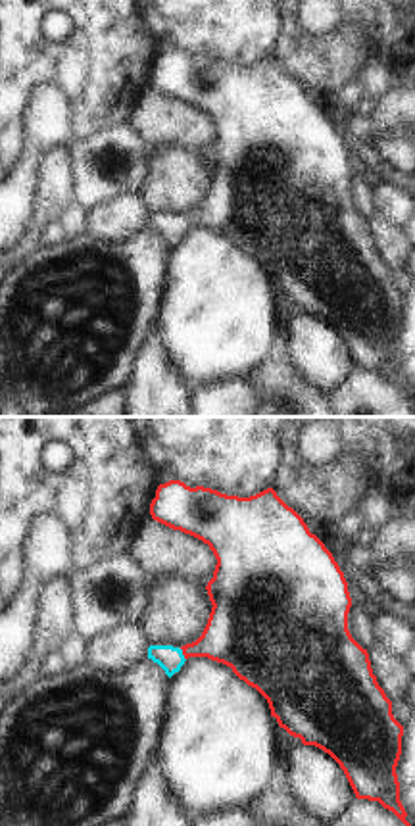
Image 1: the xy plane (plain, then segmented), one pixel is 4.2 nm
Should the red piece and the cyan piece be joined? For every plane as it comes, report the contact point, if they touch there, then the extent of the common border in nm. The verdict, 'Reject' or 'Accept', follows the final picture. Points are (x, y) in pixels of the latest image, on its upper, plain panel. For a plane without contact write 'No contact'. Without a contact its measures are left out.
Touches red at (183, 223). Shared border 60 nm.

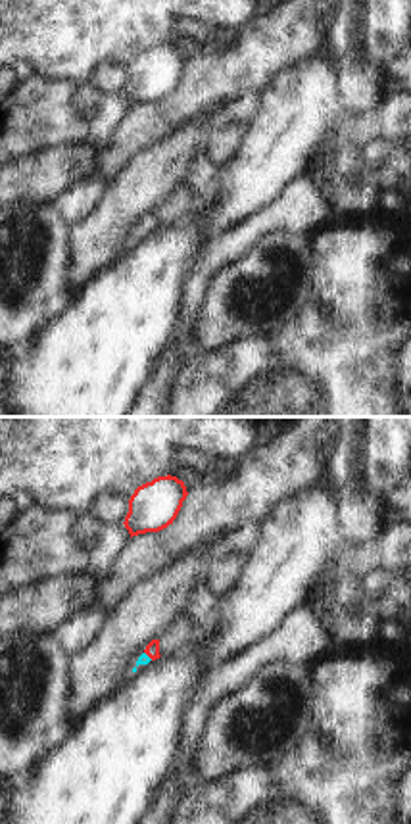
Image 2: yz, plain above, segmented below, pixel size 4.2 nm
Touches red at (148, 225). Shared border 50 nm.

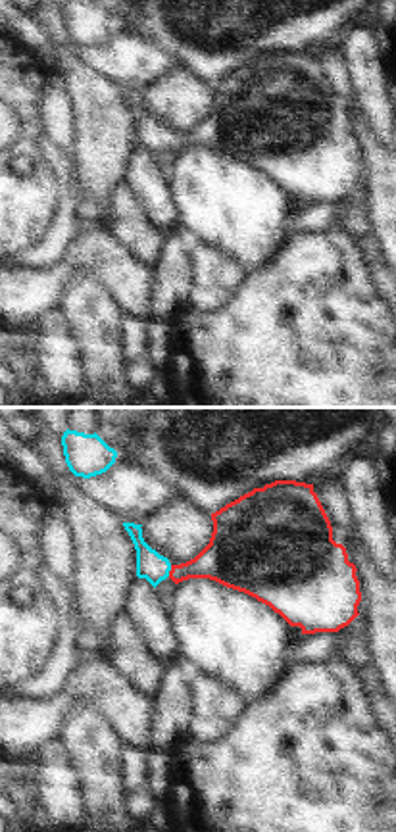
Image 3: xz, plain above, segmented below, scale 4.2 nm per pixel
Touches red at (170, 141). Shared border 50 nm.

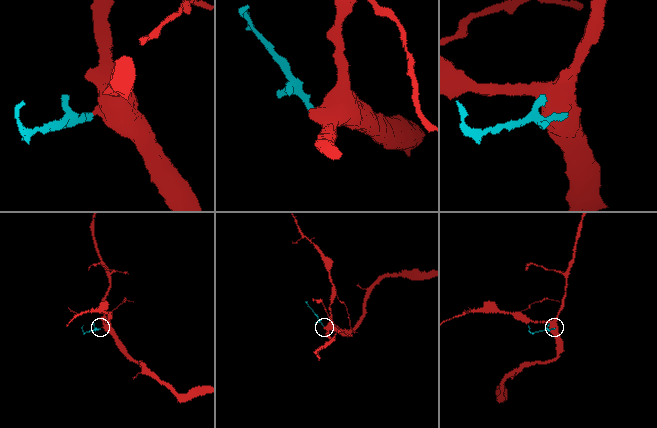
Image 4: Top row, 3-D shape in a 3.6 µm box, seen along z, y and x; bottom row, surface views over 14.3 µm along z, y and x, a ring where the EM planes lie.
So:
Accept.

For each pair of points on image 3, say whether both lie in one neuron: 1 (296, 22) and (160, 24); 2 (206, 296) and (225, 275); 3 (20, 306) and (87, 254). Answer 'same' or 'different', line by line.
1: same
2: same
3: same

